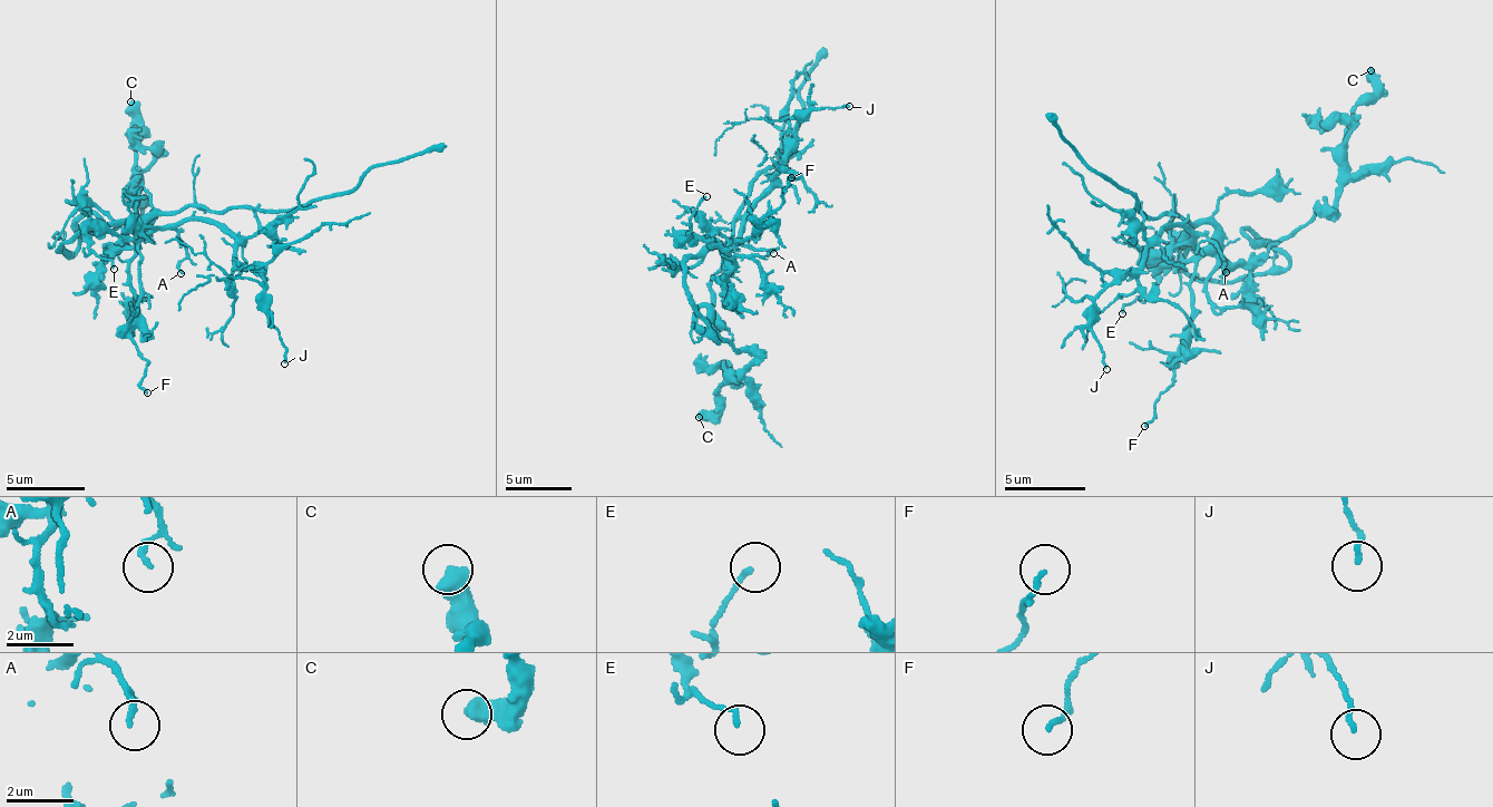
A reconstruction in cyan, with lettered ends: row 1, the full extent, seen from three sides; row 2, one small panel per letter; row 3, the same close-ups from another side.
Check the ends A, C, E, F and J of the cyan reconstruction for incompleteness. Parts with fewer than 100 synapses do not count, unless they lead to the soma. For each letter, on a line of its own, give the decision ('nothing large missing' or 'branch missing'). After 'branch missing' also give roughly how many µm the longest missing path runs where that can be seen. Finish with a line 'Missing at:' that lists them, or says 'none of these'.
A: nothing large missing
C: nothing large missing
E: nothing large missing
F: nothing large missing
J: nothing large missing
Missing at: none of these

